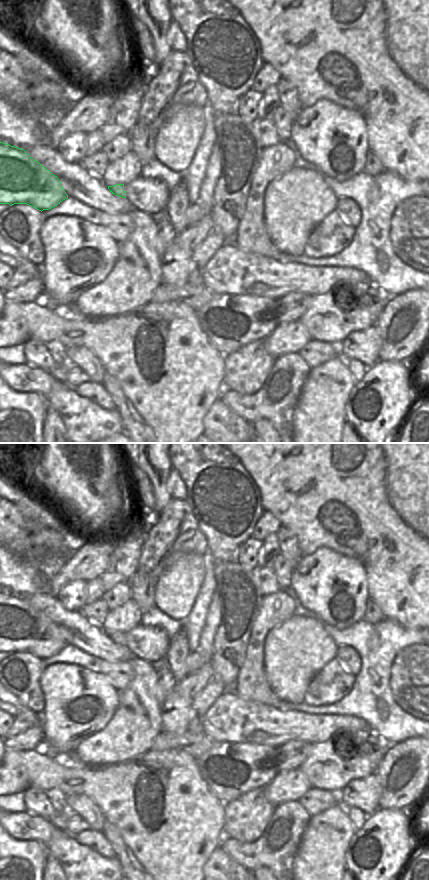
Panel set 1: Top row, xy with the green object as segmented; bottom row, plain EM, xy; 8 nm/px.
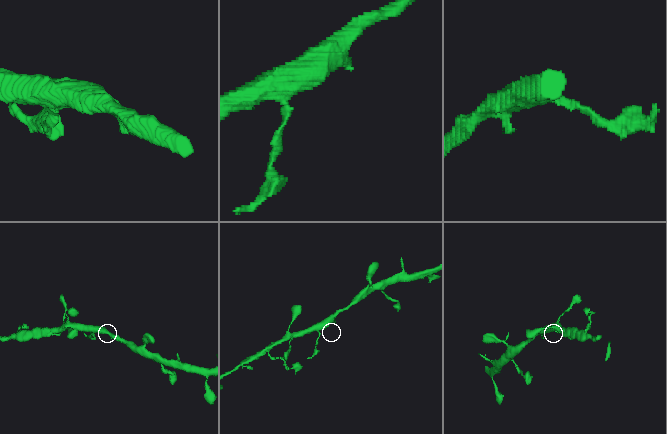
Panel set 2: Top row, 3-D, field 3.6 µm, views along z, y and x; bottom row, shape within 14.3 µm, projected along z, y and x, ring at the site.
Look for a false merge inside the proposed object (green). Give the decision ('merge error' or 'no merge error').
no merge error

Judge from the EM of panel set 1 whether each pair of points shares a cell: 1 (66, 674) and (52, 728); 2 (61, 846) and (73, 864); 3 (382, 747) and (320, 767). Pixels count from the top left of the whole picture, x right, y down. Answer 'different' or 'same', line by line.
1: same
2: same
3: same

